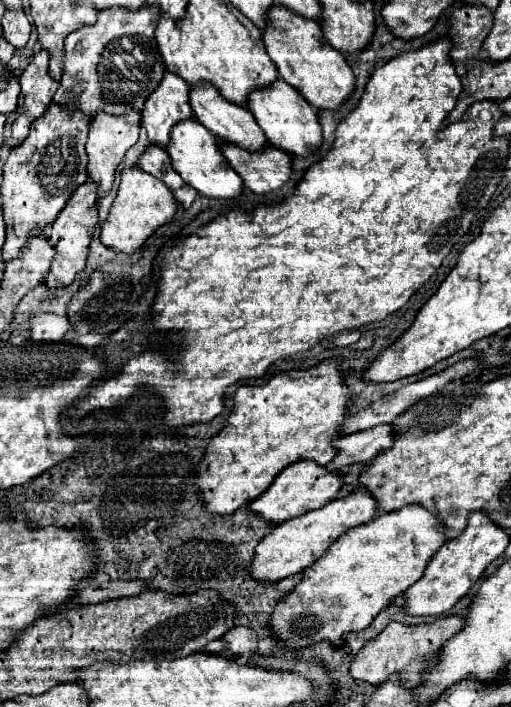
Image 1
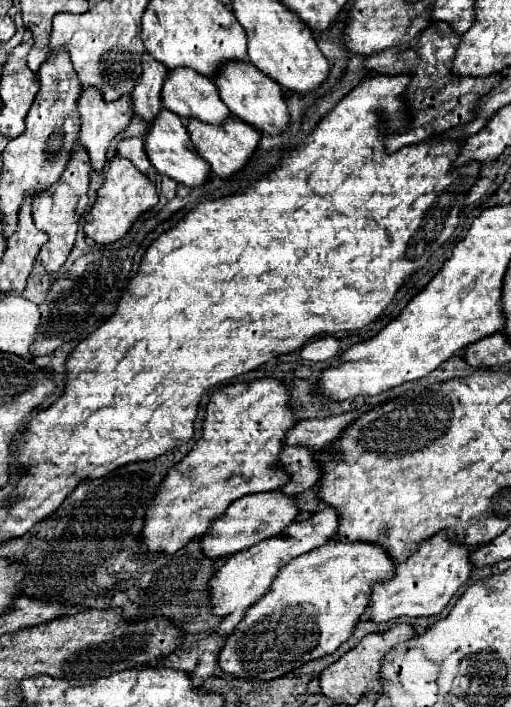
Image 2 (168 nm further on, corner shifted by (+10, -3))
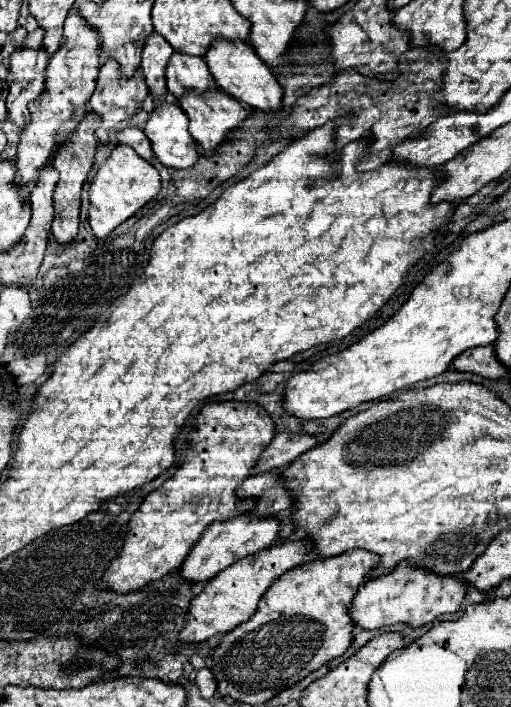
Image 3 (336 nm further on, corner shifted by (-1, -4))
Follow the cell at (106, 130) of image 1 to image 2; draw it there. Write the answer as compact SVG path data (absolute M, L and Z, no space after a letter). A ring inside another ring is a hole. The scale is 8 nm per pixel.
M86 87L82 89L80 97L78 97L78 113L80 113L80 143L84 143L84 147L88 149L90 155L90 163L96 171L100 171L106 163L106 149L110 145L110 141L128 127L134 111L132 111L132 97L130 95L122 95L120 99L106 103L102 97L102 91L96 87Z

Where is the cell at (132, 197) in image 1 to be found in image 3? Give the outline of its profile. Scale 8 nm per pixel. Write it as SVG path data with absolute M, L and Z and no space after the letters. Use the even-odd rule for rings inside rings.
M119 144L107 162L97 170L89 192L91 192L91 206L89 206L89 226L97 238L107 238L119 224L131 218L137 210L141 210L147 202L151 202L161 190L159 172L141 156L135 154L133 148Z

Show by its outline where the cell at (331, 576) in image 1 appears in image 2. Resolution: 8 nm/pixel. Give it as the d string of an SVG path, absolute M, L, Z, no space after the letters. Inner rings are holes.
M328 541L292 559L222 643L218 665L236 679L270 681L302 667L312 659L332 655L354 633L368 605L370 585L390 579L394 563L376 545Z

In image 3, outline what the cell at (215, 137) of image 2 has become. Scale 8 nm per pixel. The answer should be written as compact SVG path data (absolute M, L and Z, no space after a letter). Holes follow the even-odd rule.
M191 92L191 94L187 94L187 96L183 96L181 100L179 100L179 106L185 110L185 114L189 116L189 132L191 132L191 136L197 140L197 144L201 146L201 150L203 152L215 152L225 140L227 140L227 136L241 124L241 122L245 122L249 116L251 116L251 112L243 106L243 104L239 104L237 100L233 100L231 96L227 96L227 94L211 94L211 96L201 96L201 94L197 94L195 96L195 92Z

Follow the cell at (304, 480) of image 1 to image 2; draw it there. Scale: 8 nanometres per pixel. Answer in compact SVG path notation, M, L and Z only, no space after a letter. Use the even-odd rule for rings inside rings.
M268 491L262 495L246 495L244 499L236 499L236 503L232 503L224 511L224 515L212 521L204 537L200 537L202 553L208 559L220 559L224 555L238 553L240 549L248 549L254 543L264 541L284 531L294 521L296 515L298 515L296 501L284 499L284 495L276 495L276 491Z

